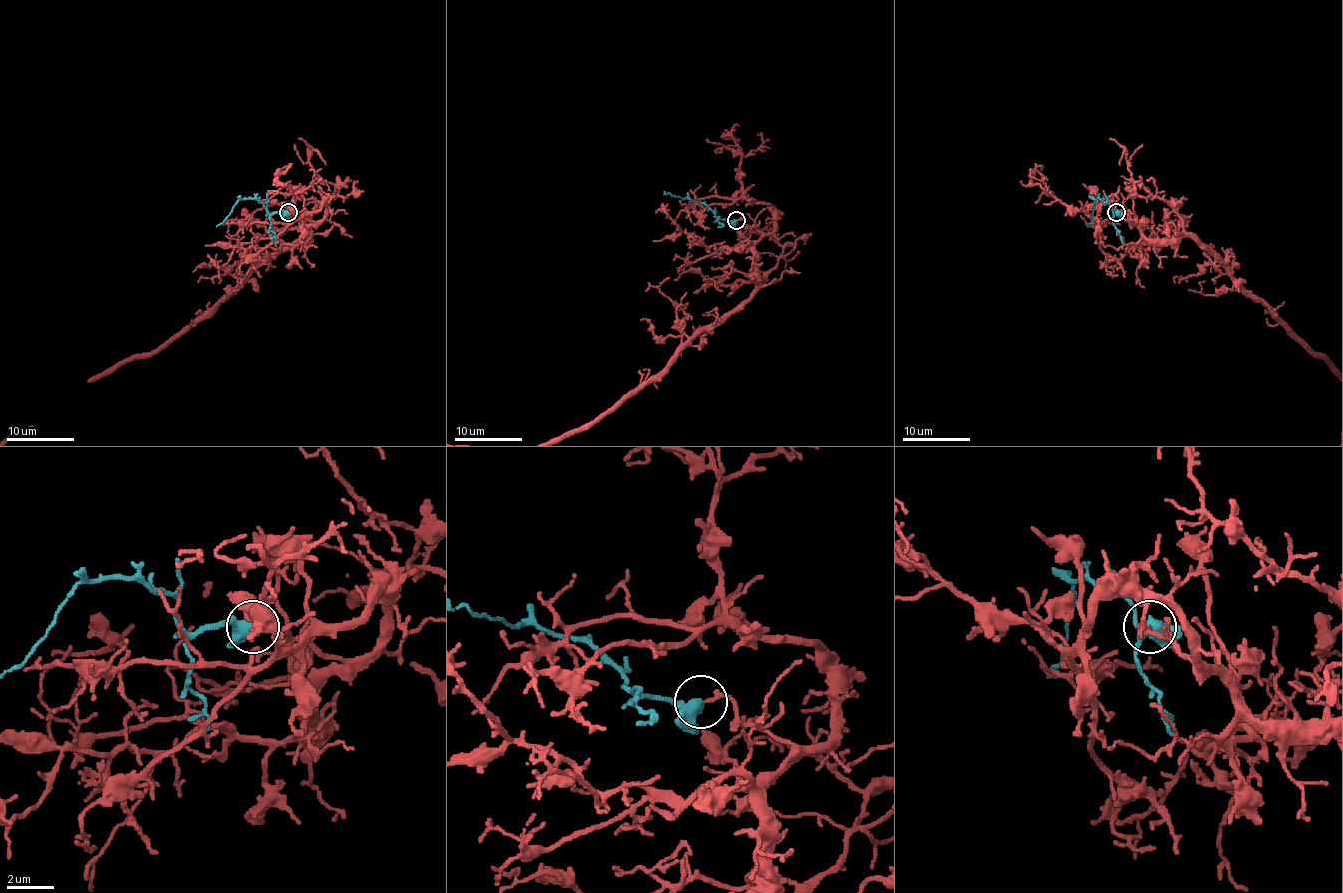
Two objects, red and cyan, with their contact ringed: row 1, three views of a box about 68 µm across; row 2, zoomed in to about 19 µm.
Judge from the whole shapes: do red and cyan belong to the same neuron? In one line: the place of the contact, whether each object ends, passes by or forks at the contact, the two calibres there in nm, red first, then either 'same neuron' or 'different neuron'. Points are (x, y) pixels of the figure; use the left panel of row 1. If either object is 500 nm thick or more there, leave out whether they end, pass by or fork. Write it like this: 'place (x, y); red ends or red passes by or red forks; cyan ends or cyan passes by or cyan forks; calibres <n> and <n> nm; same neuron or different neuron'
place (288, 212); red ends; cyan passes by; calibres 180 and 420 nm; same neuron

